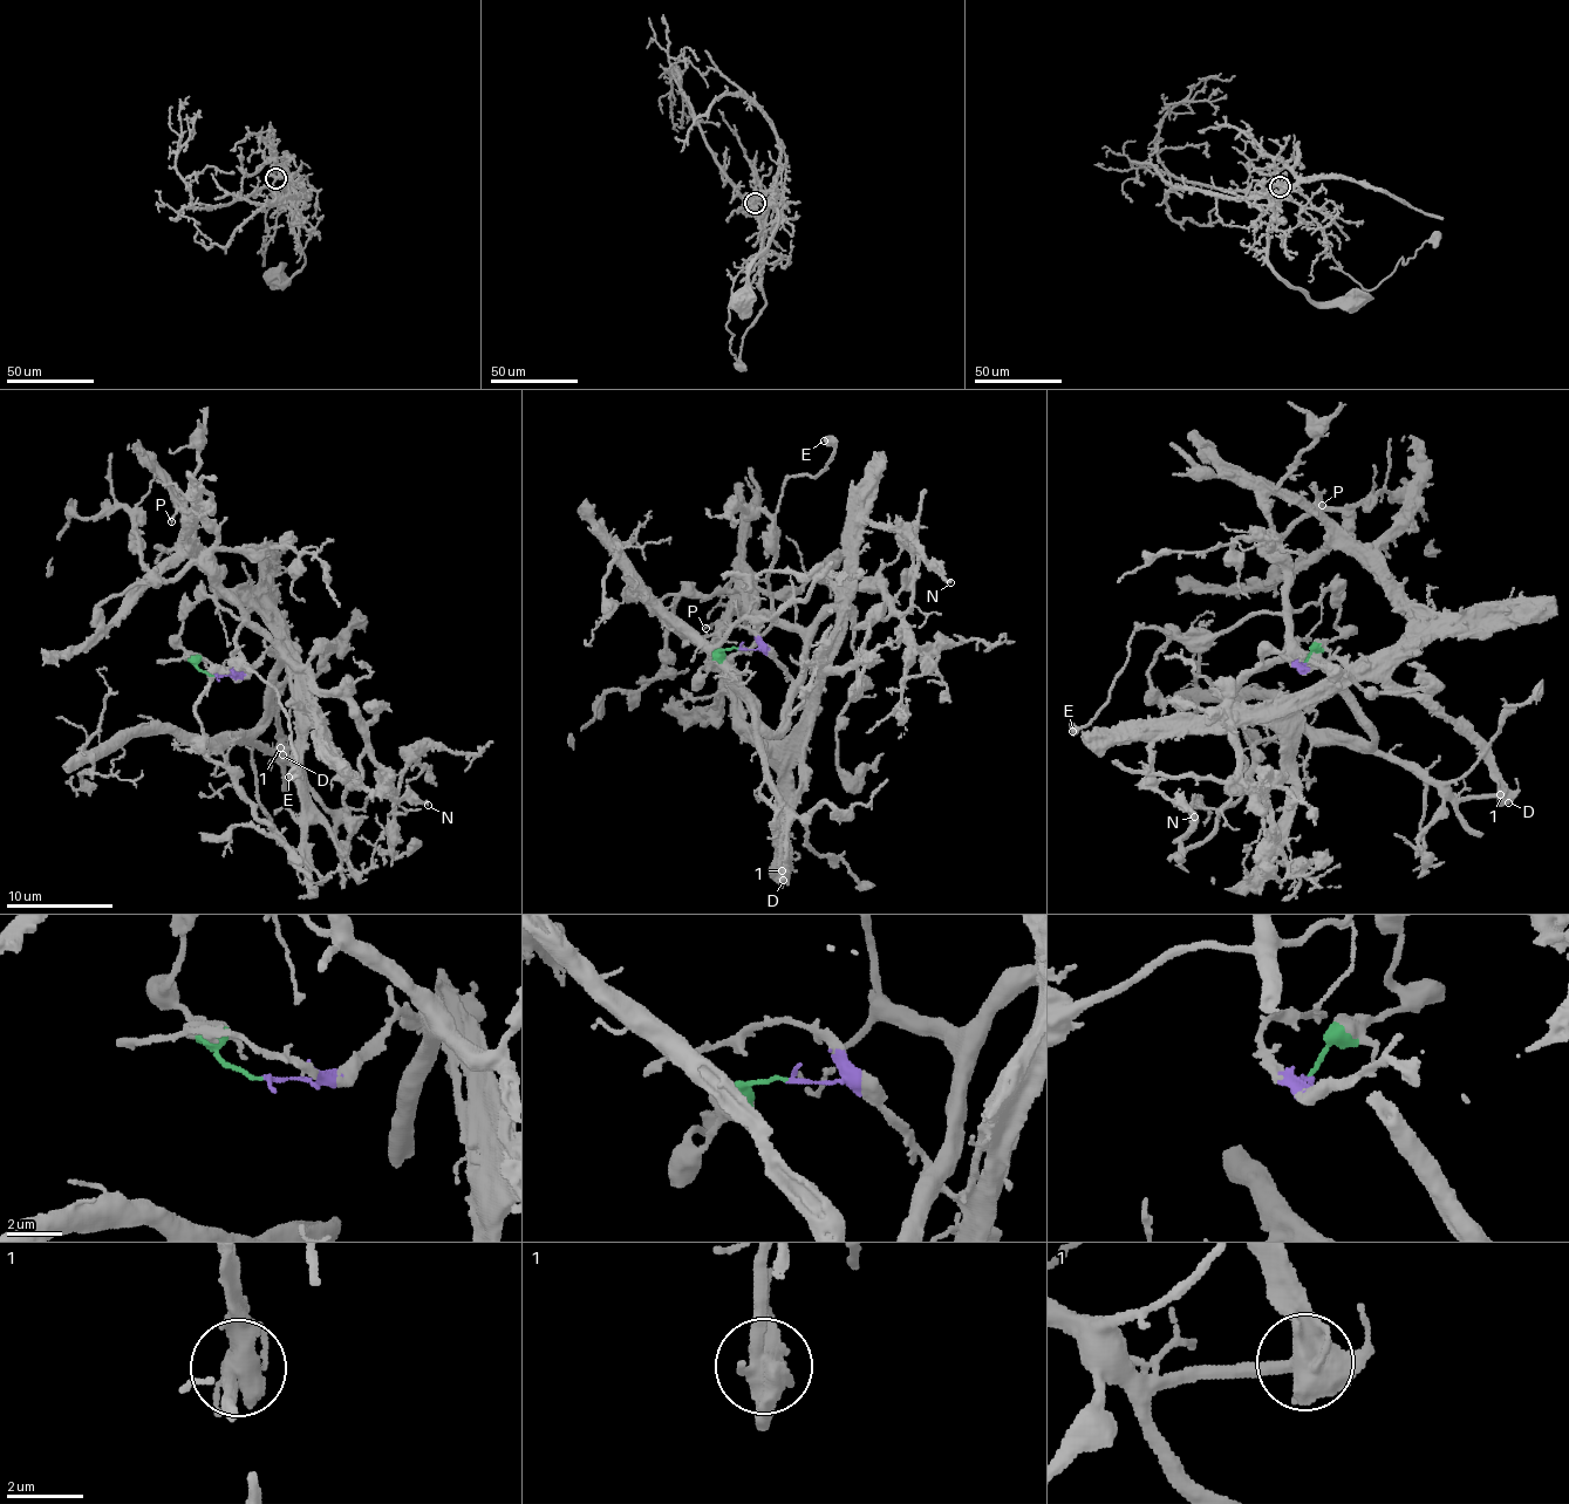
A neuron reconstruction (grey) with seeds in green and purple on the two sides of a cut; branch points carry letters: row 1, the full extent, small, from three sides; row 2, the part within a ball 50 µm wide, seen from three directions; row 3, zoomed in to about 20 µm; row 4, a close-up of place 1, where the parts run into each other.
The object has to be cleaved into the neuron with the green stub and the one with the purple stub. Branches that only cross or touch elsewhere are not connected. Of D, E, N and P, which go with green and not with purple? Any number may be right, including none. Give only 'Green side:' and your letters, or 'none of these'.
Green side: E

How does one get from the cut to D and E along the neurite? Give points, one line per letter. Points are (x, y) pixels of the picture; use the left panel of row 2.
D: (212, 675), (237, 675), (268, 649), (285, 656), (290, 653), (291, 675), (278, 698), (275, 718), (282, 756)
E: (212, 675), (177, 642), (209, 596), (240, 620), (239, 665), (287, 716), (299, 764), (287, 778)

